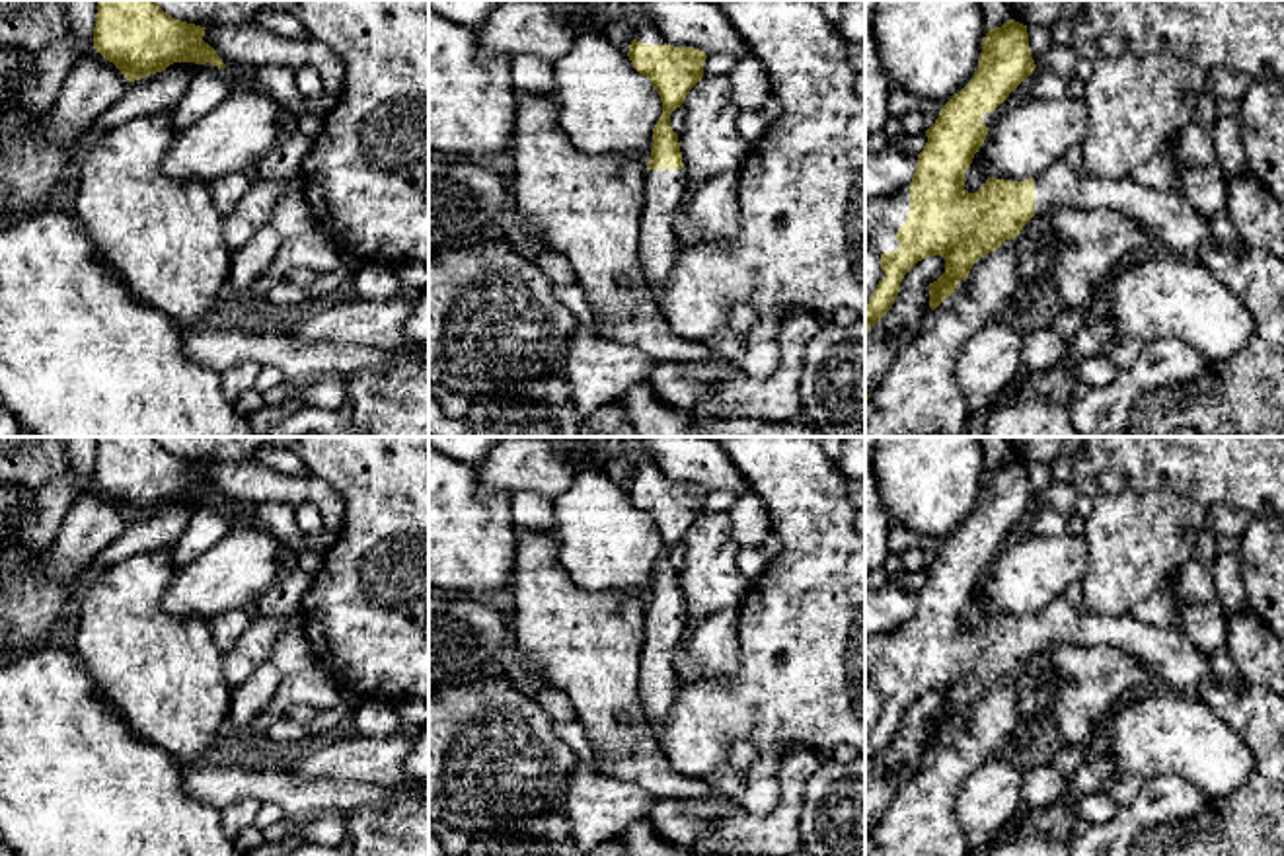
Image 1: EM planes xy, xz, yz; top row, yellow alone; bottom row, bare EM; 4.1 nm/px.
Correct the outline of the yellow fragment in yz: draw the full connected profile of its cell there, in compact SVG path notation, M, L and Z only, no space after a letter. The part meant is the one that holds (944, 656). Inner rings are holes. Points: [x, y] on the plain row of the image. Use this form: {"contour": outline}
{"contour": "M1009 456L988 466L978 507L925 567L927 579L910 622L865 636L865 669L881 692L881 718L865 743L865 768L892 745L904 712L924 694L945 696L945 710L929 720L929 745L935 747L980 694L1019 673L1033 653L1058 645L1116 647L1175 692L1194 692L1214 679L1210 657L1181 630L1148 626L1130 614L1076 610L1064 599L1025 618L988 614L980 628L968 630L964 608L1003 538L1035 505L1027 462Z"}

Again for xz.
{"contour": "M637 450L633 456L635 476L629 482L627 493L633 505L653 519L662 538L662 552L653 565L651 599L645 606L645 642L641 649L641 679L639 696L643 712L651 729L659 739L659 729L670 716L674 698L684 690L678 669L674 667L674 649L688 636L688 620L684 610L684 599L680 589L678 571L670 564L670 550L680 544L690 526L703 515L703 503L707 491L694 484L672 484L659 470L659 464L645 452Z"}

